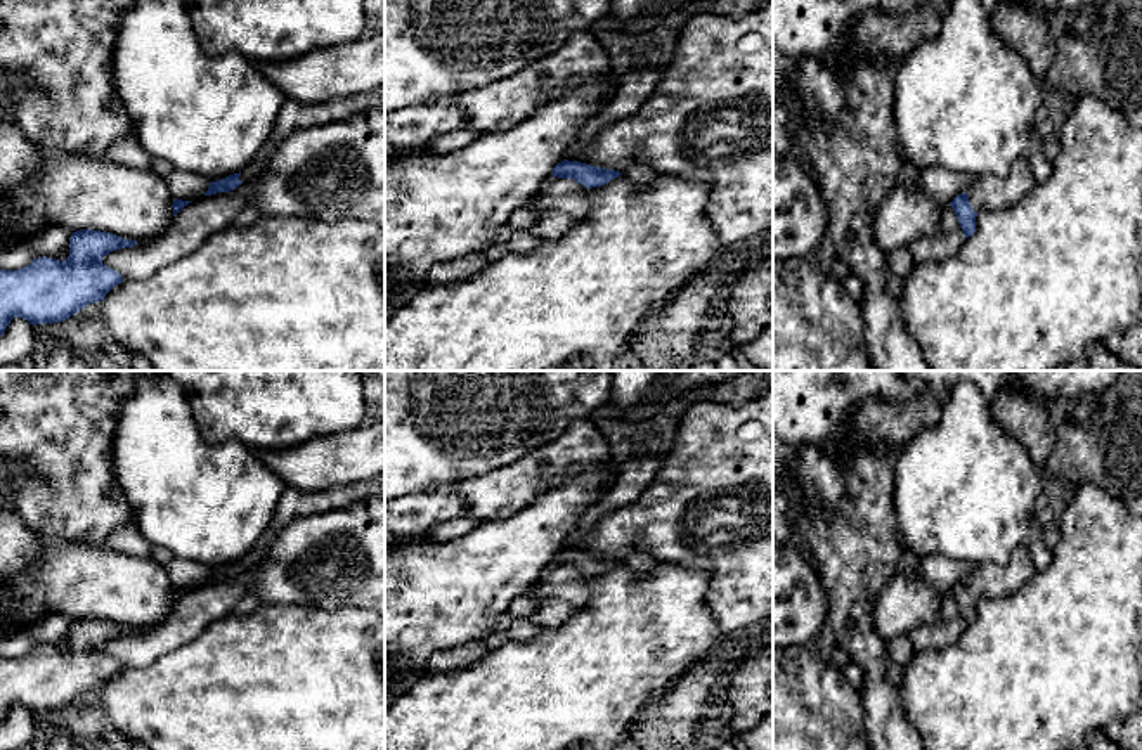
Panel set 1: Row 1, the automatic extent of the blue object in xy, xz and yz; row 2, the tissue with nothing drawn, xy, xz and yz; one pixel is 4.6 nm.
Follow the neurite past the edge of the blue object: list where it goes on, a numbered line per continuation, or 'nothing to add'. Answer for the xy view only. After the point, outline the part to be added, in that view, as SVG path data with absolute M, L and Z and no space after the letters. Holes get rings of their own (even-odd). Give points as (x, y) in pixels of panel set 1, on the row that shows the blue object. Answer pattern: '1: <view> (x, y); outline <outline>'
1: xy (293, 115); outline M385 85L369 92L355 94L321 104L305 104L286 99L265 147L243 168L239 180L253 180L269 163L272 151L295 130L341 121L369 107L385 107Z

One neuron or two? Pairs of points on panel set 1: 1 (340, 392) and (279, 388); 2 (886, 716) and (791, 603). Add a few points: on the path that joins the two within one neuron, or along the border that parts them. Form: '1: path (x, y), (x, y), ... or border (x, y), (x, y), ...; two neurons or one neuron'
1: path (324, 392), (295, 388); one neuron
2: border (820, 579), (825, 589), (829, 619); two neurons

